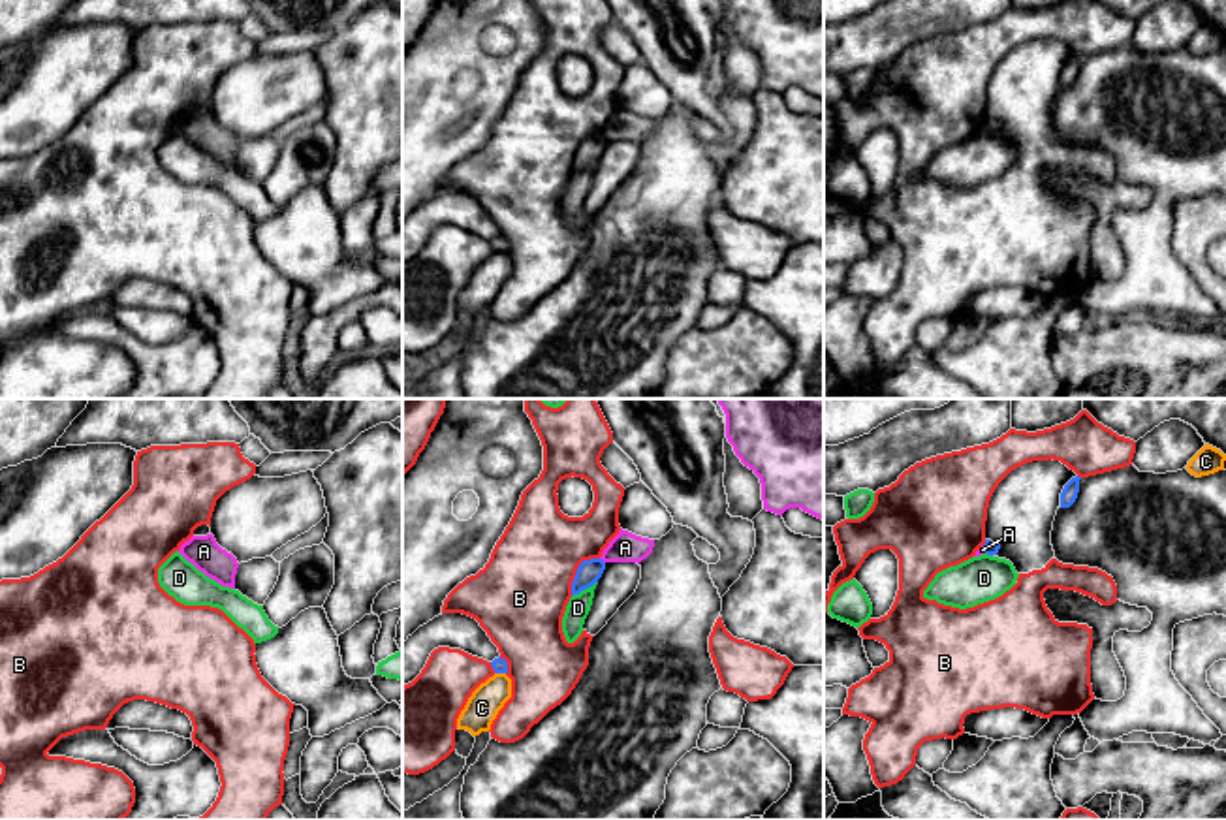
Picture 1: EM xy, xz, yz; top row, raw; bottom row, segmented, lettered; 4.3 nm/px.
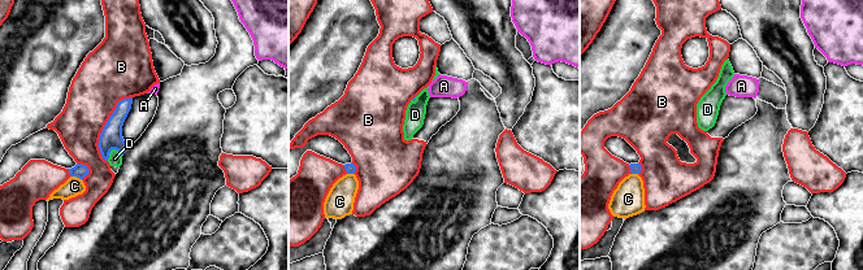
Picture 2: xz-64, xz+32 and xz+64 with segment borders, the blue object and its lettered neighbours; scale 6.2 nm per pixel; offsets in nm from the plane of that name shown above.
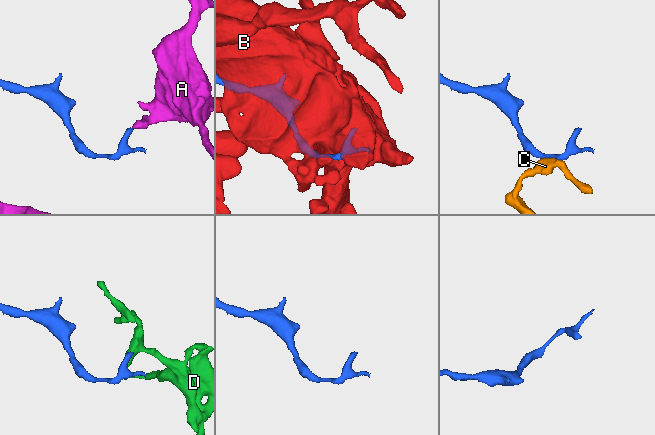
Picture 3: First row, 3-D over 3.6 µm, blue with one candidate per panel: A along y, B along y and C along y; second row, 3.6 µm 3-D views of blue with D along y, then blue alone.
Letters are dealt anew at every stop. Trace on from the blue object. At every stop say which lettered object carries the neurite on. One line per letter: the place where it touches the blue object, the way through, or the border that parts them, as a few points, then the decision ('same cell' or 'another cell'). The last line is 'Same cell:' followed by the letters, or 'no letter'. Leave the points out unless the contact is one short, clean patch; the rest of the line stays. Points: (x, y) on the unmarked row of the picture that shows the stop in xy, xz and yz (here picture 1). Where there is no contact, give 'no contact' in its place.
A: meets blue in xz at (602, 140); border along xz (600, 136), (604, 141); another cell
B: meets blue in xz at (578, 149); another cell
C: meets blue in xz at (501, 251); border along xz (495, 251), (504, 252); another cell
D: meets blue in xz at (583, 168); border along xz (597, 160), (572, 175); another cell
Same cell: no letter

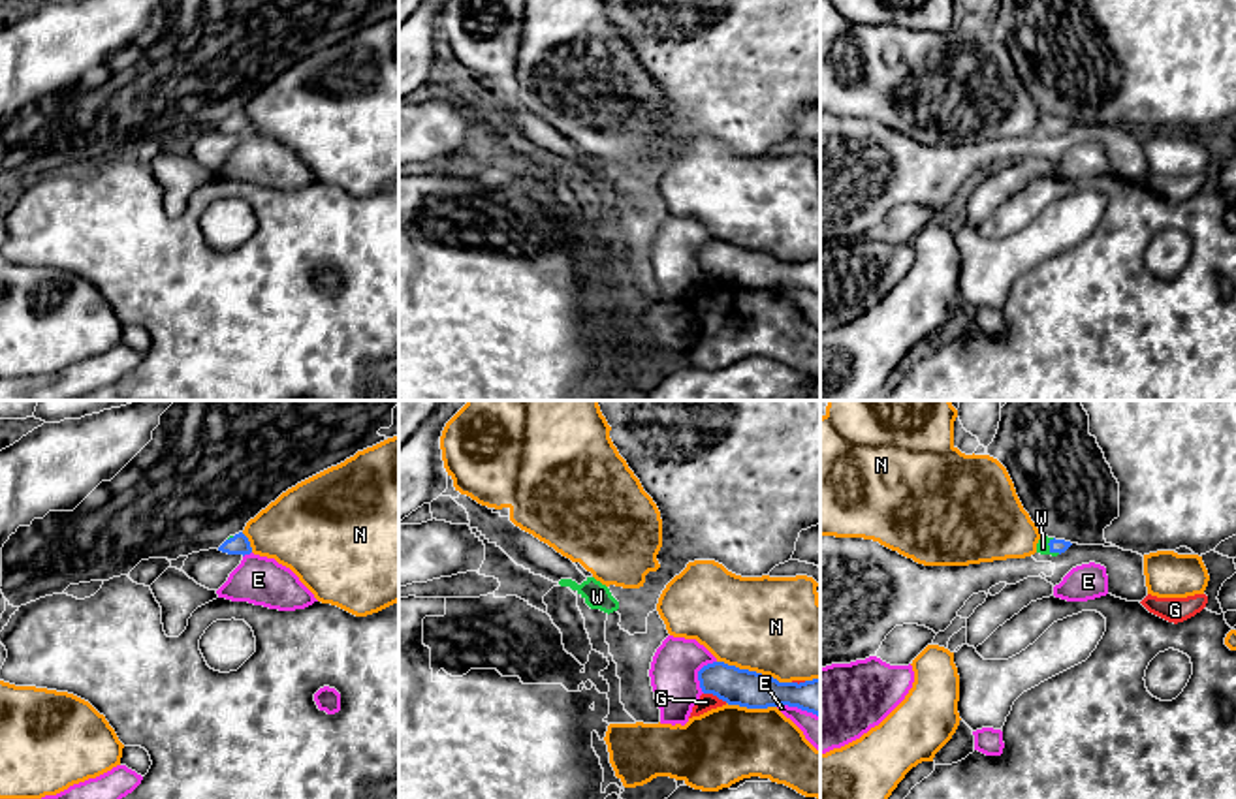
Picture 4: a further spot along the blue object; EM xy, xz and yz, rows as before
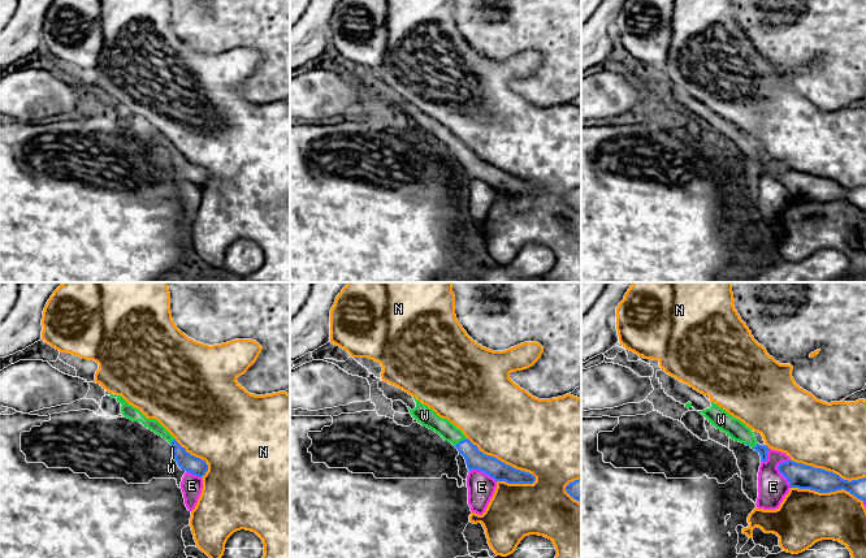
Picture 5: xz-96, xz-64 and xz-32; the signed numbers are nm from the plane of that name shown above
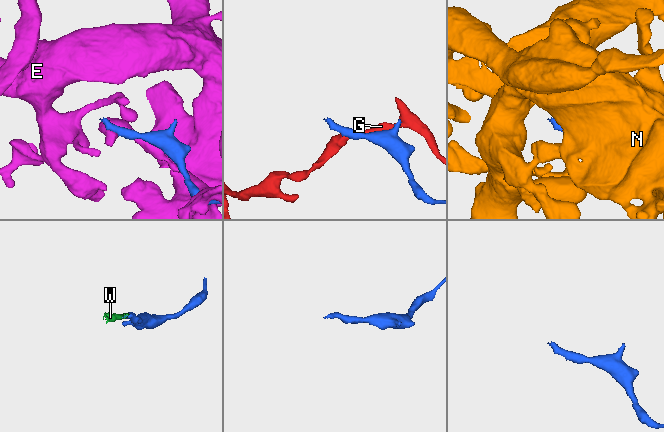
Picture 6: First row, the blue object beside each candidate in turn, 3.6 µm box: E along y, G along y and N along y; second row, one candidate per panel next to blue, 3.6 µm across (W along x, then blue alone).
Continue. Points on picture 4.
E: meets blue in xz at (698, 252); another cell
G: meets blue in xz at (715, 273); another cell
N: meets blue in xz at (755, 250); another cell
W: meets blue in yz at (1050, 128); runs through yz (1056, 125), (1050, 128), (1043, 126); same cell
Same cell: W

